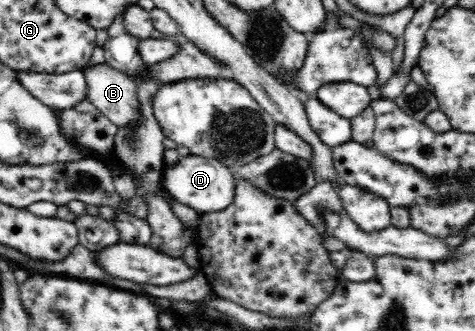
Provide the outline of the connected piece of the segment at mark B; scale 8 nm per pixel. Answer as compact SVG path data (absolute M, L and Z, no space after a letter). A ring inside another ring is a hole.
M106 61L89 64L82 69L87 94L94 104L113 124L133 124L137 115L136 83L124 72L109 66Z

